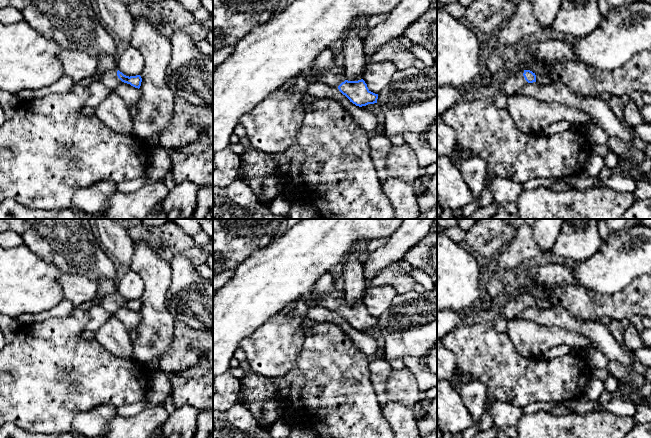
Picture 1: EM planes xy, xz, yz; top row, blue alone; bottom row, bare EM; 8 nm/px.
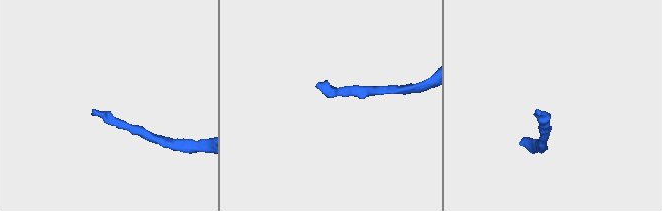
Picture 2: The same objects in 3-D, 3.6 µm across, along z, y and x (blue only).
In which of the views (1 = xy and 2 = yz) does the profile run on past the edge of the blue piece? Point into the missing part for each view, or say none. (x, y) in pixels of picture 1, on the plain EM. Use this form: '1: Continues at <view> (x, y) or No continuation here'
1: Continues at xy (109, 303)
2: Continues at yz (510, 309)

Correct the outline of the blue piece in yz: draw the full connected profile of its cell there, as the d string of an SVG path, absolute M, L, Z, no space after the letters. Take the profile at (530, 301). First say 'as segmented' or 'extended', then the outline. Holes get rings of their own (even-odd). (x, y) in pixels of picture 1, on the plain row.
extended; M530 294L506 300L501 304L500 319L510 320L516 318L527 307L536 306L536 299Z

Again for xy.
extended; M115 292L113 294L109 294L103 297L99 301L98 305L101 306L104 310L106 310L110 315L113 315L122 306L130 308L131 310L139 313L141 310L142 302L140 299L130 301L126 300L117 292Z

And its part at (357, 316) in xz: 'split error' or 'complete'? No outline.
split error

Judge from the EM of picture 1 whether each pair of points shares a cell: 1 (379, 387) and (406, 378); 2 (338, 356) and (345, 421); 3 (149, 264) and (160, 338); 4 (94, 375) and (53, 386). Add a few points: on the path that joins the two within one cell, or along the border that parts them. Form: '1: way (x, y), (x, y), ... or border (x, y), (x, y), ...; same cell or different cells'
1: border (392, 369), (386, 382), (386, 400), (382, 407); different cells
2: way (338, 372), (338, 399), (342, 405); same cell
3: way (154, 282), (155, 320); same cell
4: way (84, 375), (73, 375), (63, 381); same cell

